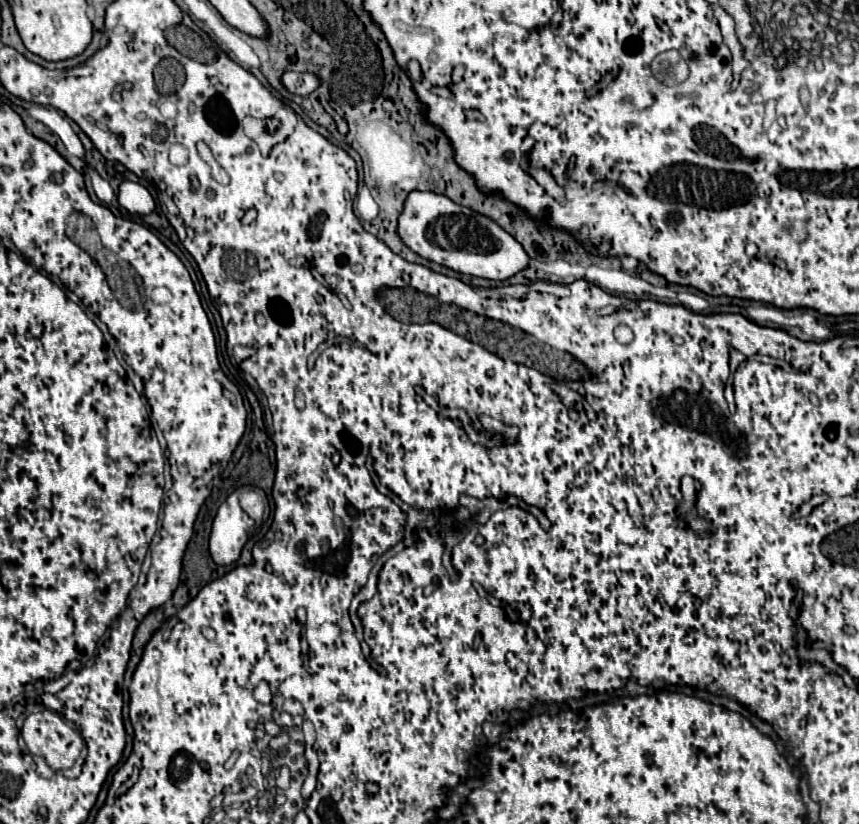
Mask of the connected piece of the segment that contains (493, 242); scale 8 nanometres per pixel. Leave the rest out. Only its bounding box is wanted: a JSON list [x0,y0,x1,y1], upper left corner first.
[397,191,529,281]

